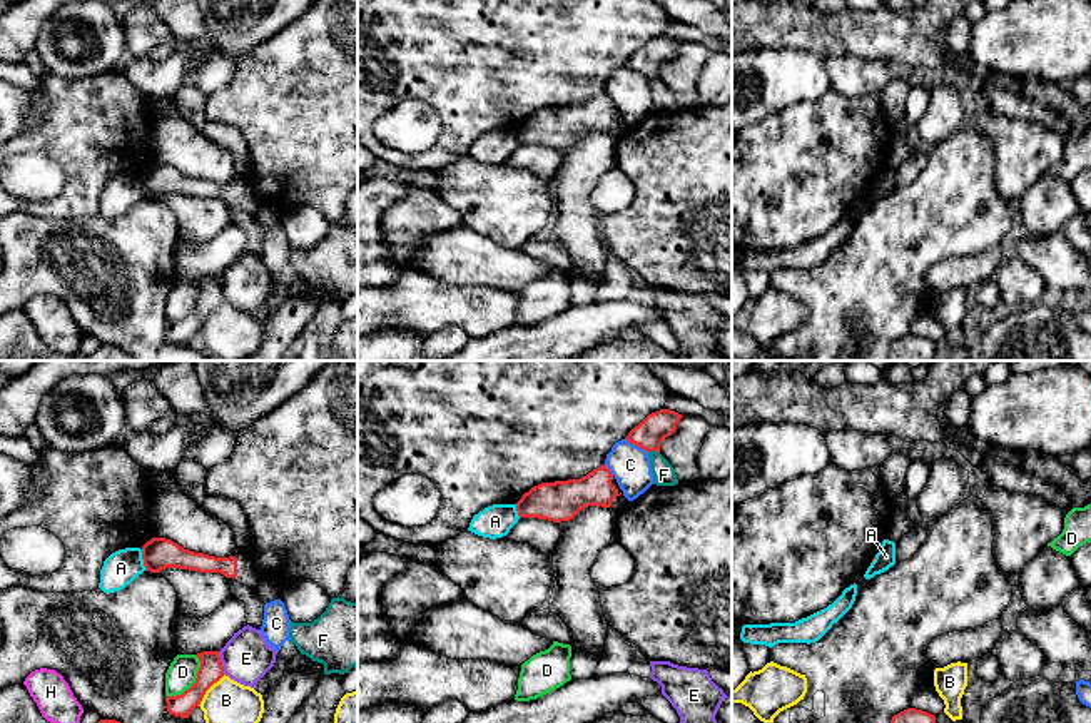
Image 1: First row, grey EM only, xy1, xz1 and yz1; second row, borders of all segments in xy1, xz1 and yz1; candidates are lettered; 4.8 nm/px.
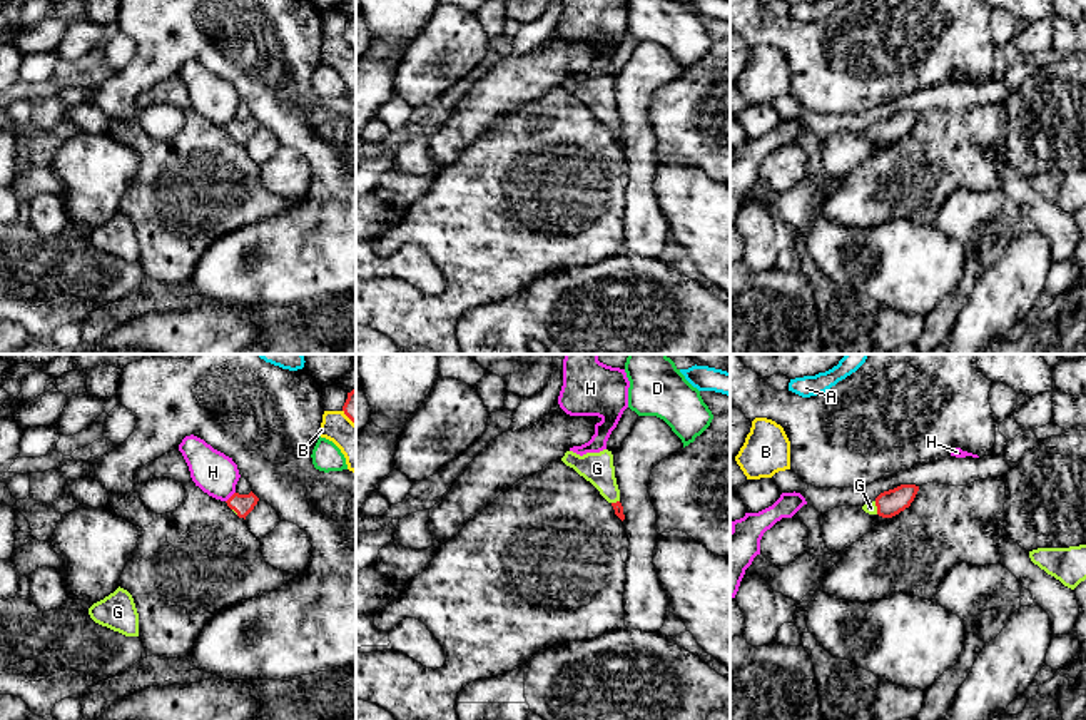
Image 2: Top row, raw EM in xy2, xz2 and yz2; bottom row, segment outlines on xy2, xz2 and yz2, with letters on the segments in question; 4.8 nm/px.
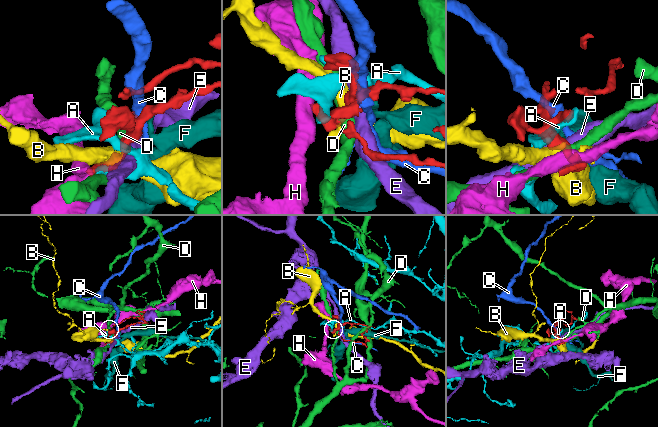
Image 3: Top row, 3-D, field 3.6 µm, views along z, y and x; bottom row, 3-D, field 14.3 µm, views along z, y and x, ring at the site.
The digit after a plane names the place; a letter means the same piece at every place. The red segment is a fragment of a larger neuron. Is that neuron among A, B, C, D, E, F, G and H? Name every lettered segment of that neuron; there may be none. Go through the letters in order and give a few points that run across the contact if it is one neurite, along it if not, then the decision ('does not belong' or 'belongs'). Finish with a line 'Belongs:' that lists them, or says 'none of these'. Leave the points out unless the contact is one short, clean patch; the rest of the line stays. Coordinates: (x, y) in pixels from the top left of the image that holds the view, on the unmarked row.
A: line xy1 (141, 176), (146, 196); does not belong
B: does not belong
C: line xz1 (625, 64), (647, 79); does not belong
D: line xy1 (196, 281), (199, 296), (194, 308), (181, 319), (167, 323); does not belong
E: does not belong
F: line xz1 (659, 77), (649, 79); does not belong
G: line yz2 (889, 129), (877, 134), (871, 134); belongs
H: line xy2 (234, 117), (226, 127); does not belong
Belongs: G

